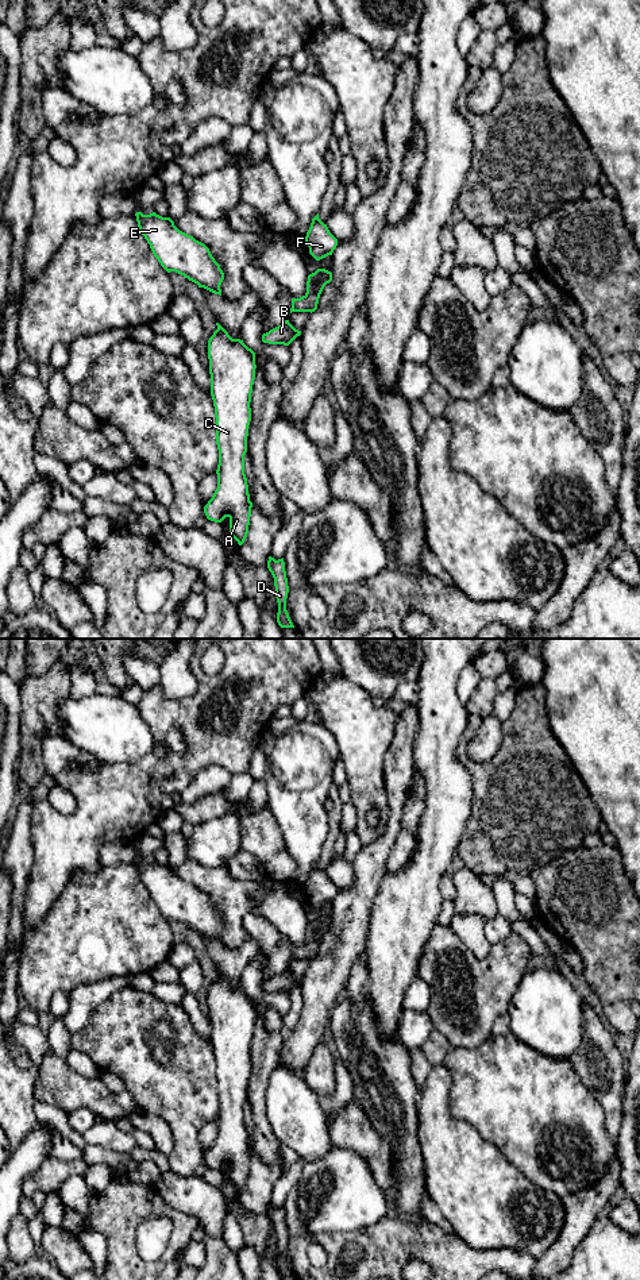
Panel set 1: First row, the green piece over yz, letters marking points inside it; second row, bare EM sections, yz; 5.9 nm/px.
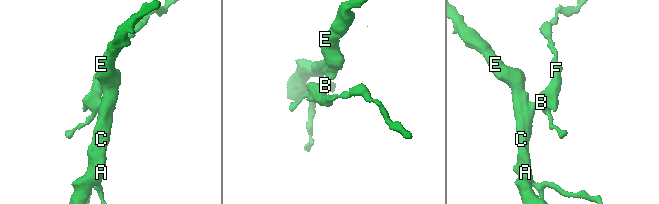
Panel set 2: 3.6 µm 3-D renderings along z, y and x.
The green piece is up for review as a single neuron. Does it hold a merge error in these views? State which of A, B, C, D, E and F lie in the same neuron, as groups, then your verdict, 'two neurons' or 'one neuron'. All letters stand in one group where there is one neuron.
A B C D E F | one neuron

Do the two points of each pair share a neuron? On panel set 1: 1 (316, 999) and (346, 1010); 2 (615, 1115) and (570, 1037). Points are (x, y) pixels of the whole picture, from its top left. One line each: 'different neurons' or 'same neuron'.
1: different neurons
2: different neurons

